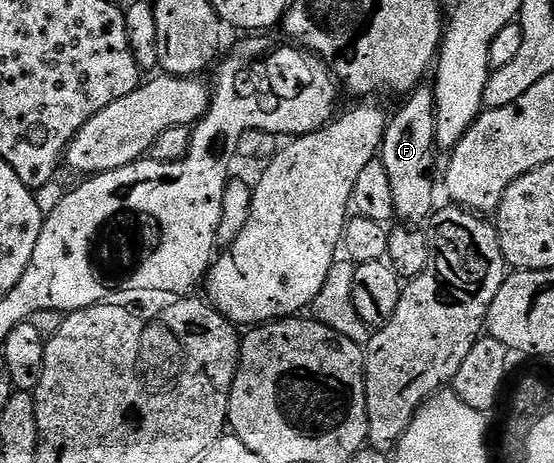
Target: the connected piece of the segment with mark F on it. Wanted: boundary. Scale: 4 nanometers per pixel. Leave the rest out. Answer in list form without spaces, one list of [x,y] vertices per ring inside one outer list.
[[[422,83],[402,101],[405,102],[398,107],[397,114],[388,118],[379,159],[387,171],[387,180],[391,183],[391,199],[395,199],[396,216],[401,217],[400,220],[405,223],[421,223],[435,209],[433,181],[429,178],[433,149],[437,145],[437,134],[433,128],[433,90],[428,84]]]

